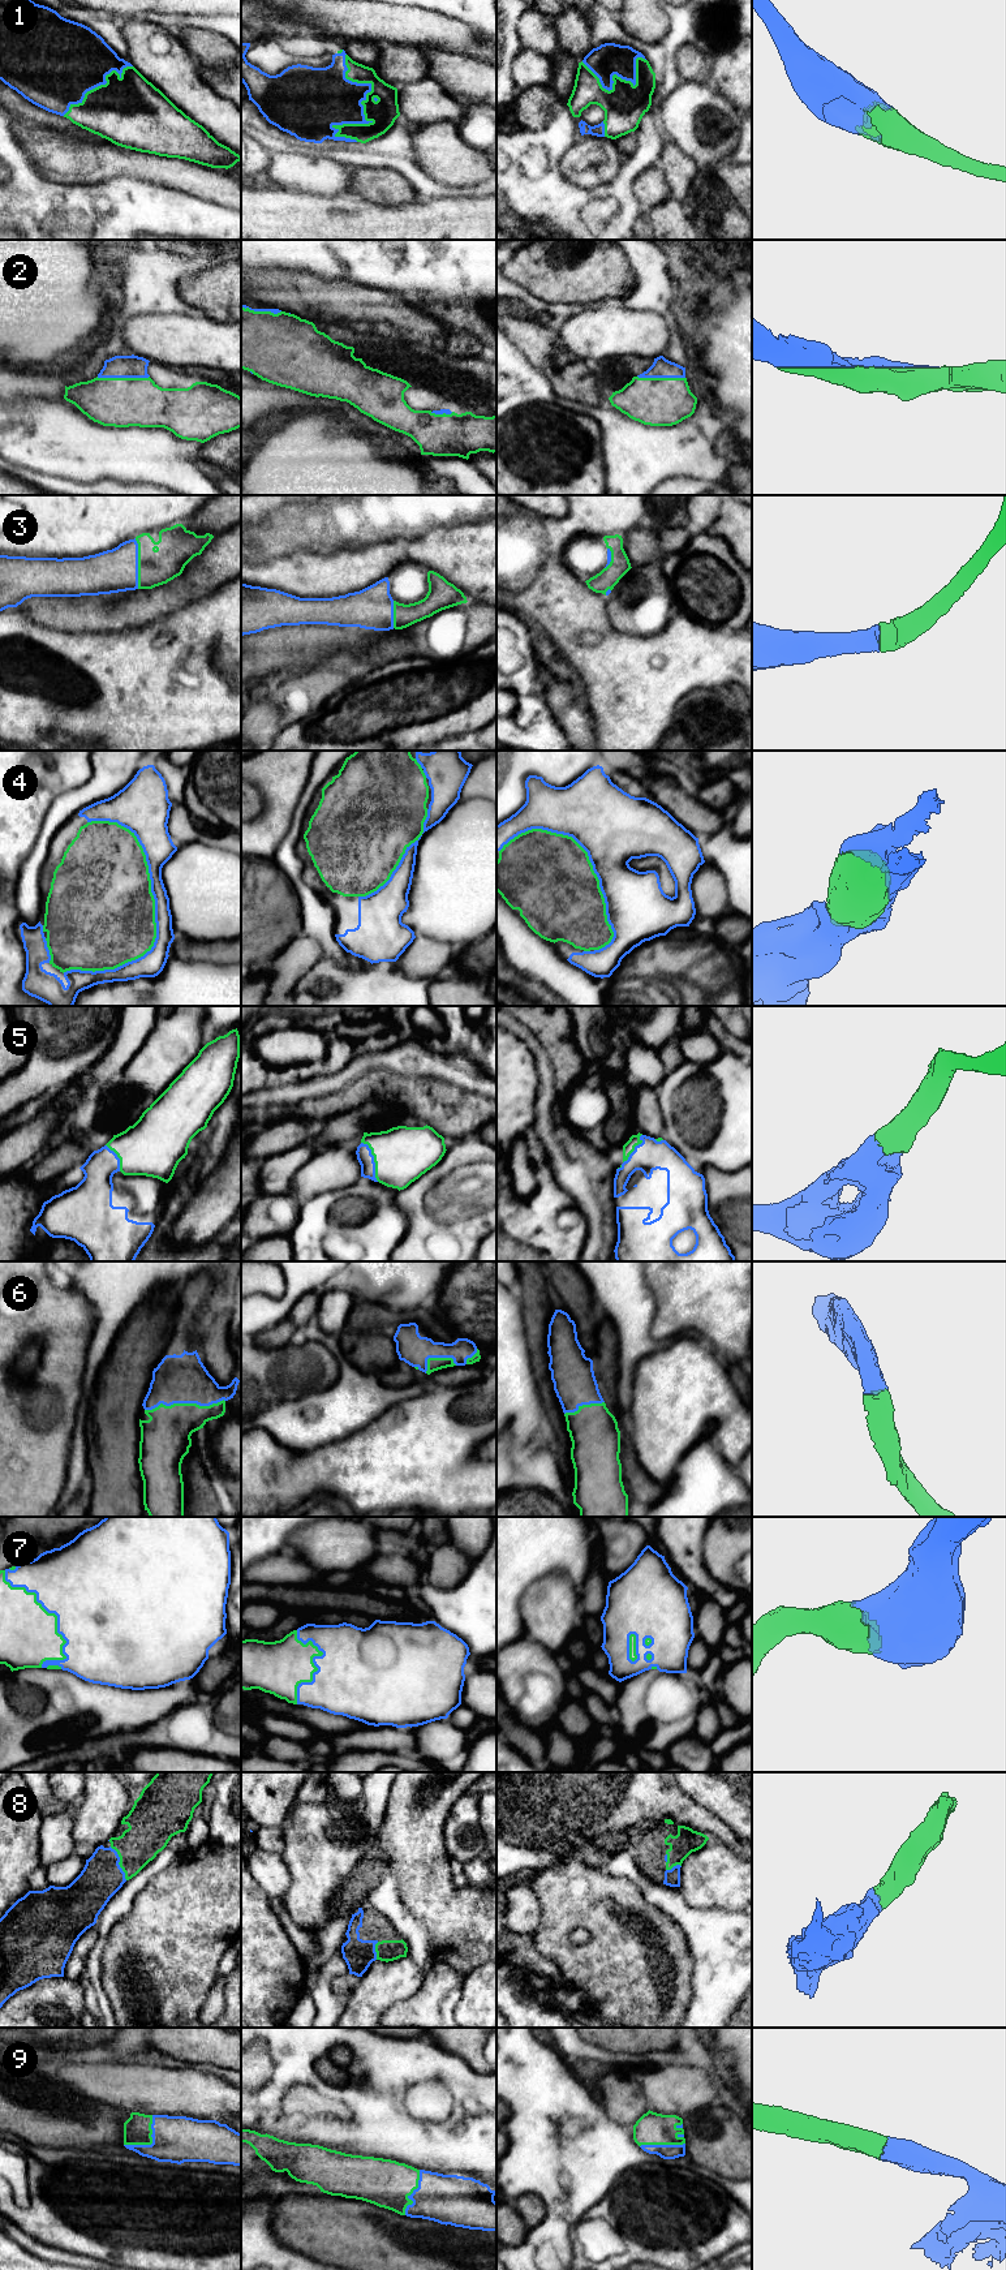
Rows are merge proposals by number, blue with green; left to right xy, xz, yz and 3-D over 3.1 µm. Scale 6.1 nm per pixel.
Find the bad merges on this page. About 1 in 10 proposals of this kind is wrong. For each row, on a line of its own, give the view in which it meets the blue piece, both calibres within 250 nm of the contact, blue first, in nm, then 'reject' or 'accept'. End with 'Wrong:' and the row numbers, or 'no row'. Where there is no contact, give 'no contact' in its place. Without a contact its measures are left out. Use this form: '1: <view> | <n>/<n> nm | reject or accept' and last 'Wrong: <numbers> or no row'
1: xz | 360/170 nm | accept
2: xy | 140/300 nm | accept
3: xy | 260/240 nm | accept
4: xy | 150/480 nm | accept
5: xz | 100/340 nm | accept
6: xy | 300/300 nm | accept
7: xy | 480/360 nm | accept
8: xy | 260/260 nm | accept
9: xy | 280/180 nm | accept
Wrong: no row

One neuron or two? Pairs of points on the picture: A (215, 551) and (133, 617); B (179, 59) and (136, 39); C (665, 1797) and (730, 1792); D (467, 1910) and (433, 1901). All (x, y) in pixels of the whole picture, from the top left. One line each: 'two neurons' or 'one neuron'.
A: one neuron
B: one neuron
C: two neurons
D: one neuron

